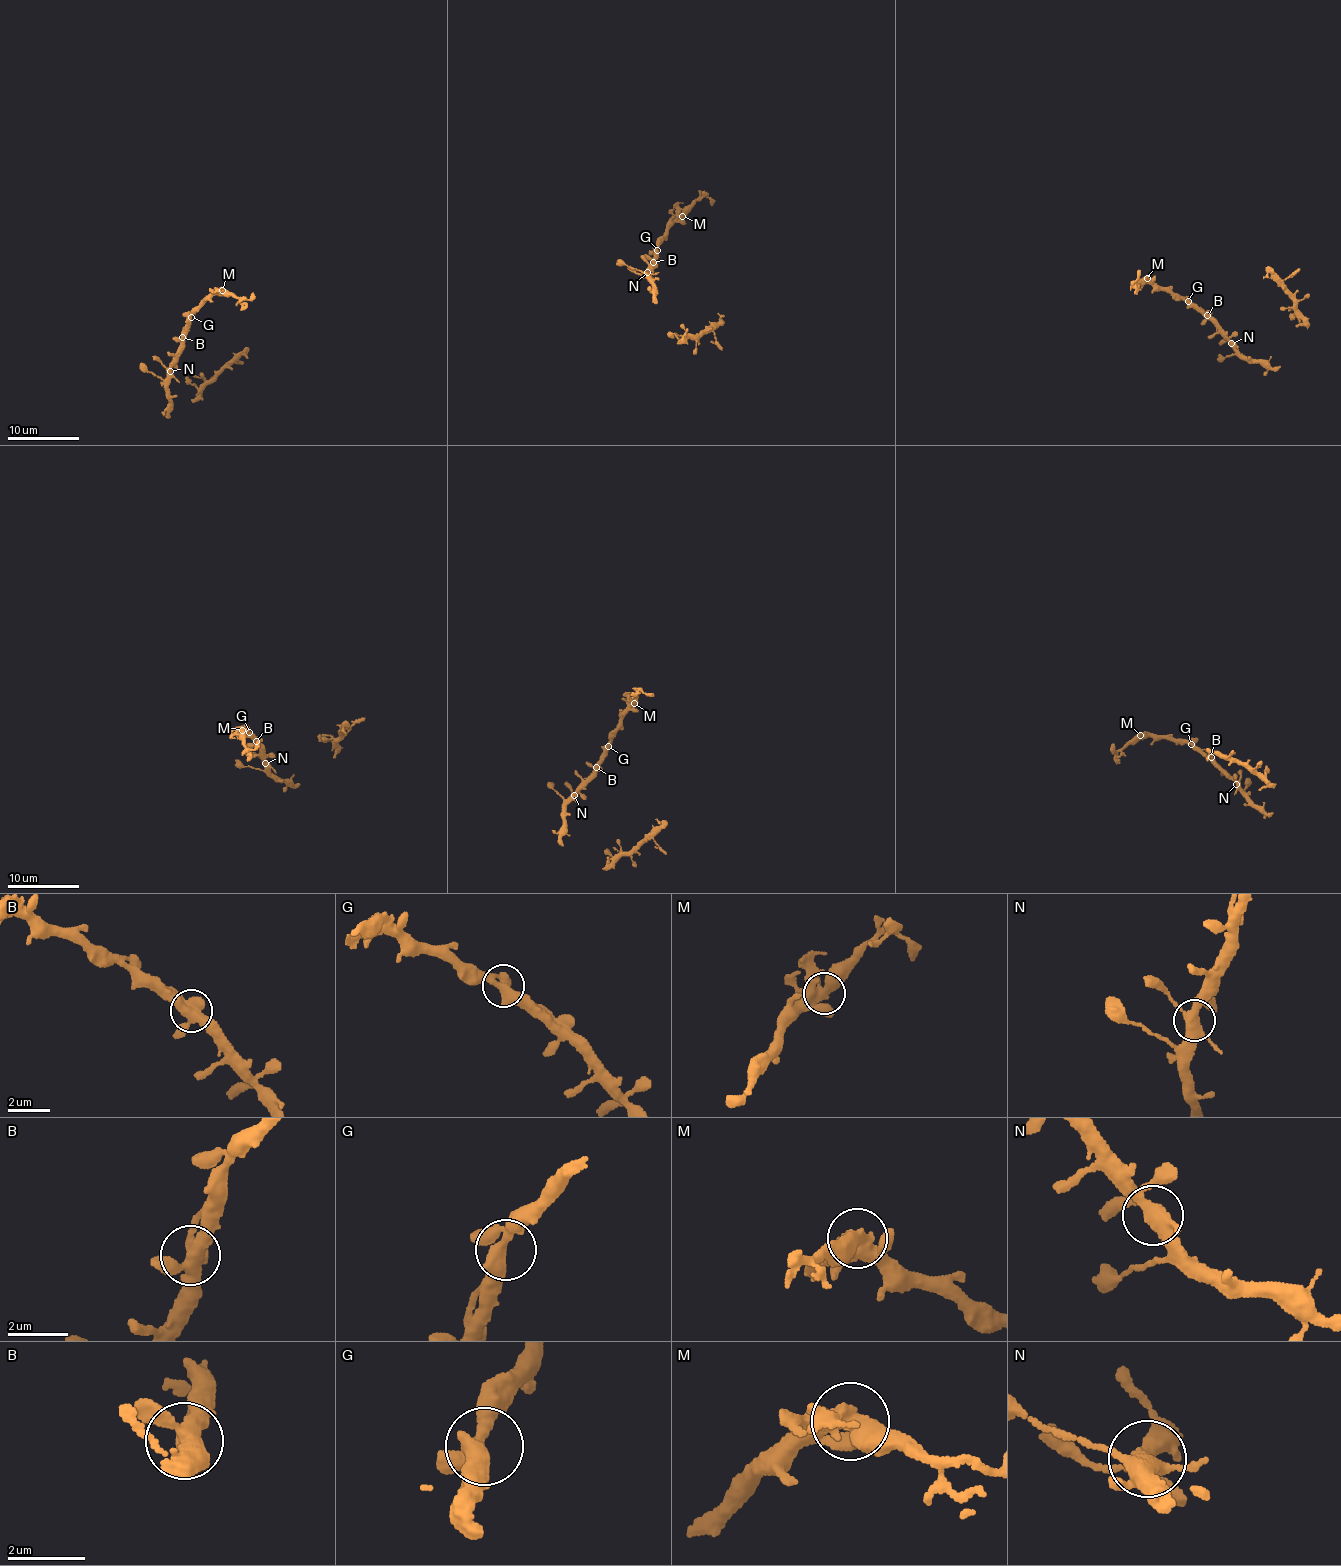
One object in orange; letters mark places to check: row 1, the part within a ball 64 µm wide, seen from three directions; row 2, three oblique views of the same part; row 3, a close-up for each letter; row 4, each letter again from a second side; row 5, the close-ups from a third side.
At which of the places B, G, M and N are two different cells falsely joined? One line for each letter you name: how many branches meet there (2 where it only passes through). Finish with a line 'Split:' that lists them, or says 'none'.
M: branches 3
Split: M

